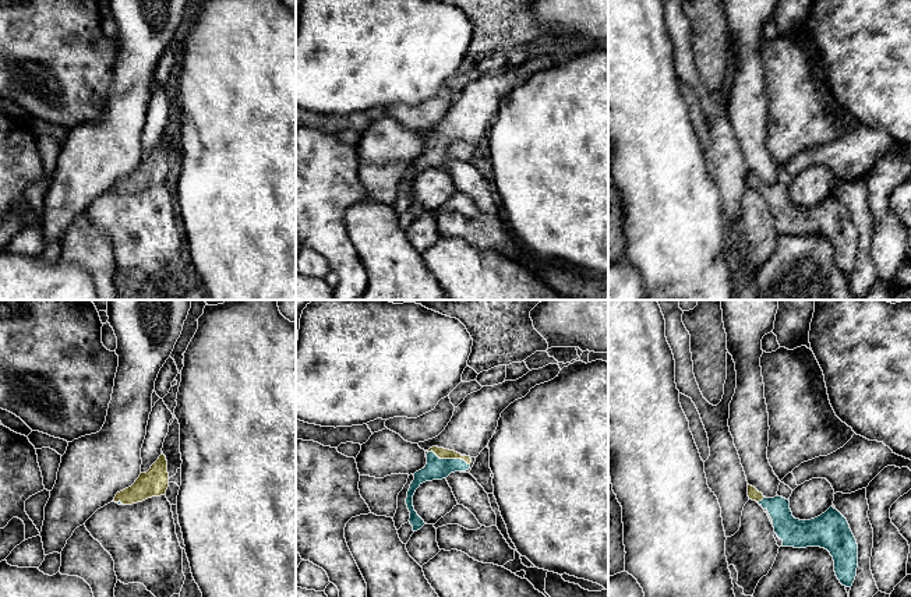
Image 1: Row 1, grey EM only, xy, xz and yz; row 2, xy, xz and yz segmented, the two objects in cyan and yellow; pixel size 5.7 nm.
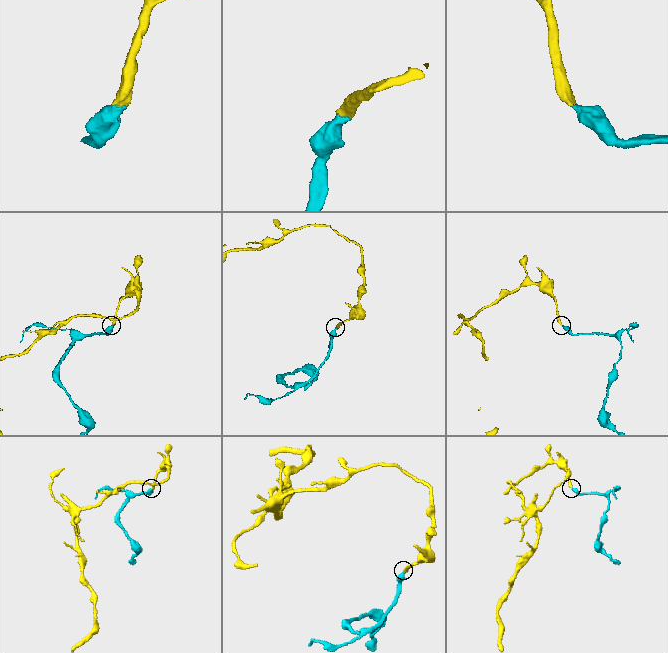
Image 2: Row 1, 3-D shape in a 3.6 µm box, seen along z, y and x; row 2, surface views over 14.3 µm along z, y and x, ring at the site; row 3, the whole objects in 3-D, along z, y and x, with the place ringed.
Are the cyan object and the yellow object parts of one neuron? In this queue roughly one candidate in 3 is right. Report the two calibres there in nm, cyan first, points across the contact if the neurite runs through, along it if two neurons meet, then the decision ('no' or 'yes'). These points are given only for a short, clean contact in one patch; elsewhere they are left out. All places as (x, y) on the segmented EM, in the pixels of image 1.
calibres 130 and 60 nm; way xz (435, 469), (449, 459), (442, 454); yes

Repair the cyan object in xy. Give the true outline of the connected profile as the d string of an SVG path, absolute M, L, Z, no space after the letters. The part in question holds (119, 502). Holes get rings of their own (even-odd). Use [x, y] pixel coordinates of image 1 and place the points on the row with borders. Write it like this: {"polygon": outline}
{"polygon": "M162 452L151 469L146 473L141 473L131 487L117 492L113 501L119 505L133 505L152 497L165 495L167 487L167 460Z"}

